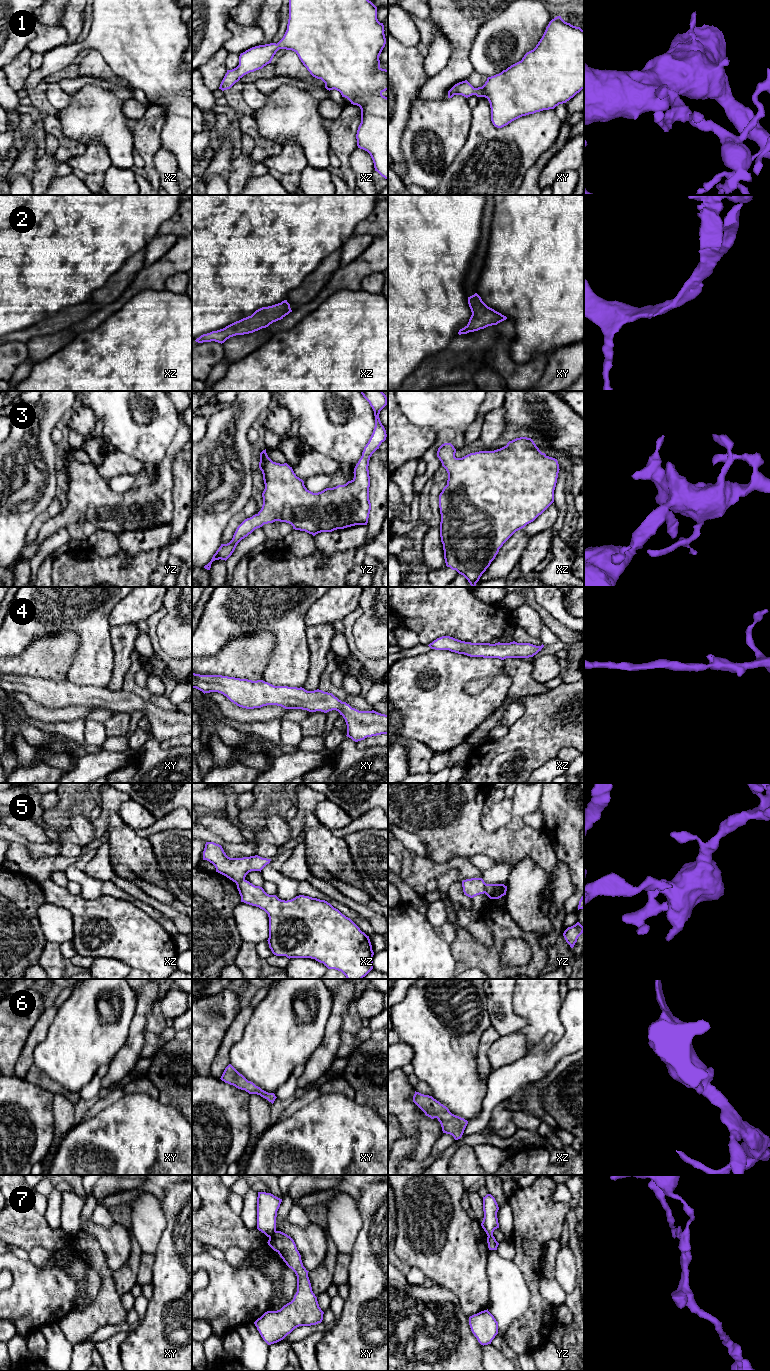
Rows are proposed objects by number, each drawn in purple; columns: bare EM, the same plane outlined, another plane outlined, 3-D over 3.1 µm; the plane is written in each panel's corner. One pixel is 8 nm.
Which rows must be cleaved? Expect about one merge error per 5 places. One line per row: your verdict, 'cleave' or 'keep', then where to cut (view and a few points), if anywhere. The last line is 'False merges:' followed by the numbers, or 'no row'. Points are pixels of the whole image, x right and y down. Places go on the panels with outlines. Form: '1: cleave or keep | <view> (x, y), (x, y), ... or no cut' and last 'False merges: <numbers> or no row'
1: keep | no cut
2: keep | no cut
3: keep | no cut
4: keep | no cut
5: cleave | xz (244, 878), (236, 883)
6: keep | no cut
7: cleave | xy (275, 1230), (269, 1237)
False merges: 5, 7

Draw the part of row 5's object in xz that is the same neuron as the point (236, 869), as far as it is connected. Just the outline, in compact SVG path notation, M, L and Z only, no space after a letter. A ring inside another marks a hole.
M206 842L203 860L212 863L216 868L216 872L226 876L235 883L245 879L246 875L251 871L261 872L271 861L271 859L262 858L258 855L230 858L224 852L222 846L214 842Z

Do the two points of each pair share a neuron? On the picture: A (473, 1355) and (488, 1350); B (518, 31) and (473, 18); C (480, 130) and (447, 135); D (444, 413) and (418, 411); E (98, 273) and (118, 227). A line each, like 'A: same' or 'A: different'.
A: different
B: different
C: different
D: same
E: same

